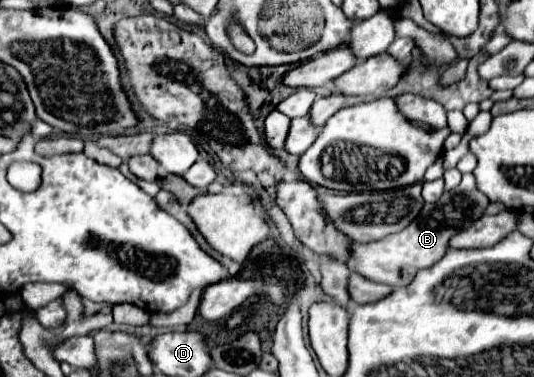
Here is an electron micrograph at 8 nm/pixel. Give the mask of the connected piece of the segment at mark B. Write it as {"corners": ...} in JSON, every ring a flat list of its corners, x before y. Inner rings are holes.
{"corners":[[464,174,456,190,442,194,442,198,436,204,424,204,424,208,420,210,416,220,408,224,408,228,392,236,386,236,384,240,376,240,368,244,356,242,348,246,350,256,346,260,346,266,352,272,360,272,360,276,372,282,380,282,388,286,404,286,414,278,416,270,428,268,434,262,438,262,448,252,448,240,456,232,468,228,474,220,478,220,482,216,482,210,488,206,488,202,490,200,476,188,474,174]]}

